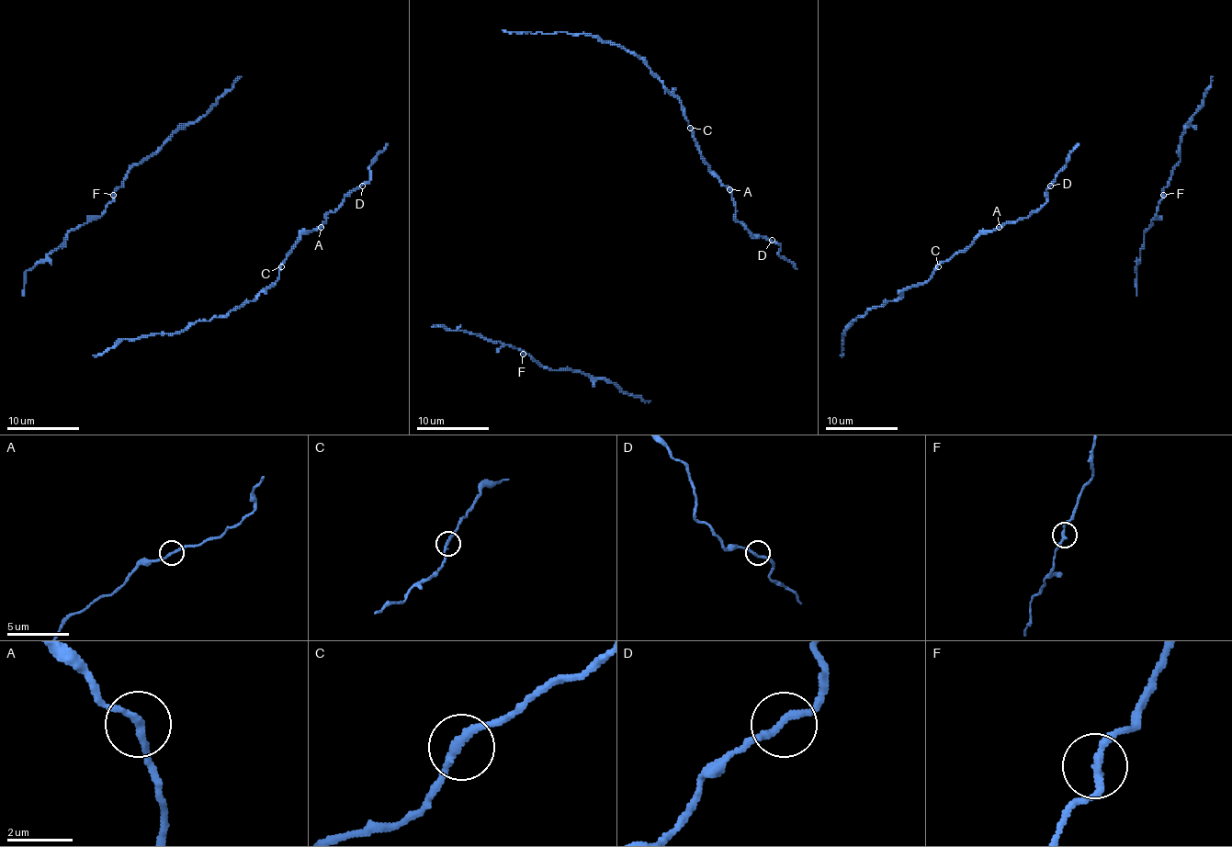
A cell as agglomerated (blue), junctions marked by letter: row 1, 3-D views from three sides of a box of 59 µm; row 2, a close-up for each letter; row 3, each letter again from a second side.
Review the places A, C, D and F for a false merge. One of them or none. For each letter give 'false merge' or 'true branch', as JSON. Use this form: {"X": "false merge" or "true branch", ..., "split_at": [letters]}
{"A": "true branch", "C": "true branch", "D": "true branch", "F": "true branch", "split_at": []}

